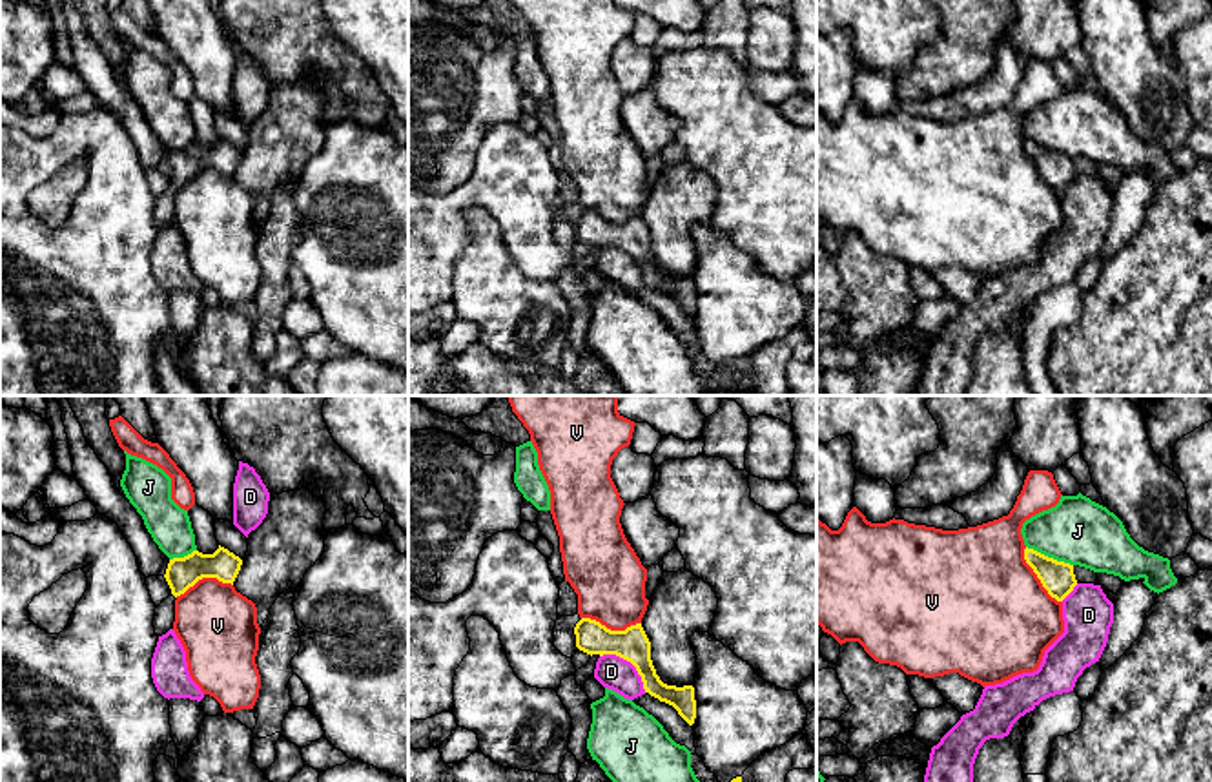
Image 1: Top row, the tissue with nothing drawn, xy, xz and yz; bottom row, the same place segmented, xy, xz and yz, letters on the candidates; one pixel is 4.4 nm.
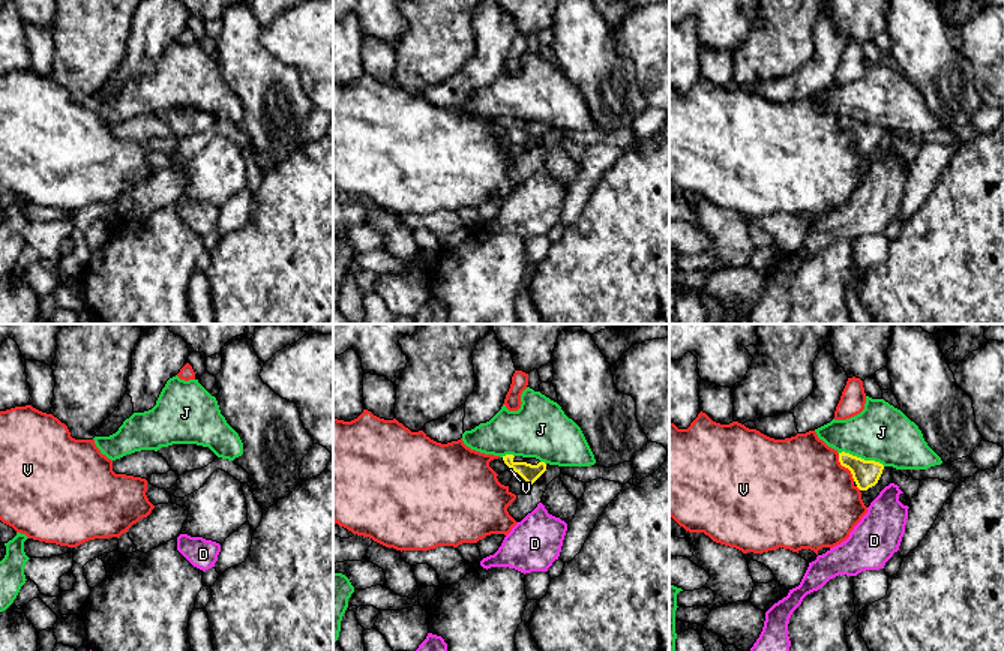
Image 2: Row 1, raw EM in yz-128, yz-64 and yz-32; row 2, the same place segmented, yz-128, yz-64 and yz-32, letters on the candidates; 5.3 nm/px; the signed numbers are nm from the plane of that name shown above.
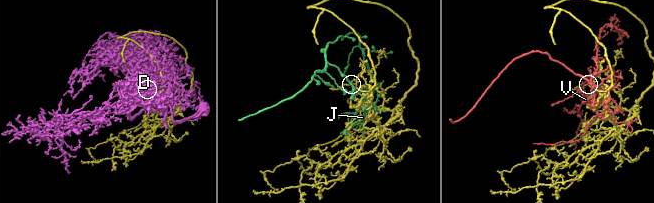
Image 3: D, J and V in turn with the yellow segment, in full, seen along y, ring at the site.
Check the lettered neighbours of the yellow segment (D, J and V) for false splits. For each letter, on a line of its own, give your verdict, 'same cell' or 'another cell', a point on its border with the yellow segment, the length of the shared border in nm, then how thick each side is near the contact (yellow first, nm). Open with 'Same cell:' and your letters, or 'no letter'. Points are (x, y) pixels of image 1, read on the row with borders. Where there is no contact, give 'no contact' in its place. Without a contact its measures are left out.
Same cell: no letter
D: another cell; meets yellow in xz at (629, 660); contact 260 nm long; 140 nm thick on the yellow side, 150 nm on the other
J: another cell; meets yellow in yz at (1050, 558); contact 220 nm long; 150 nm thick on the yellow side, 300 nm on the other
V: another cell; meets yellow in yz at (1037, 576); contact 300 nm long; 150 nm thick on the yellow side, 500 nm on the other

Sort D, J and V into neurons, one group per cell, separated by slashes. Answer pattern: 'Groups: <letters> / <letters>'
Groups: D / J / V

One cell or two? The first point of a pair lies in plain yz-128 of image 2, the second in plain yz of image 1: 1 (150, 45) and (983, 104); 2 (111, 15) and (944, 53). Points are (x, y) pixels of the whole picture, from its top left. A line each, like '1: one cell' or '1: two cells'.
1: one cell
2: one cell

